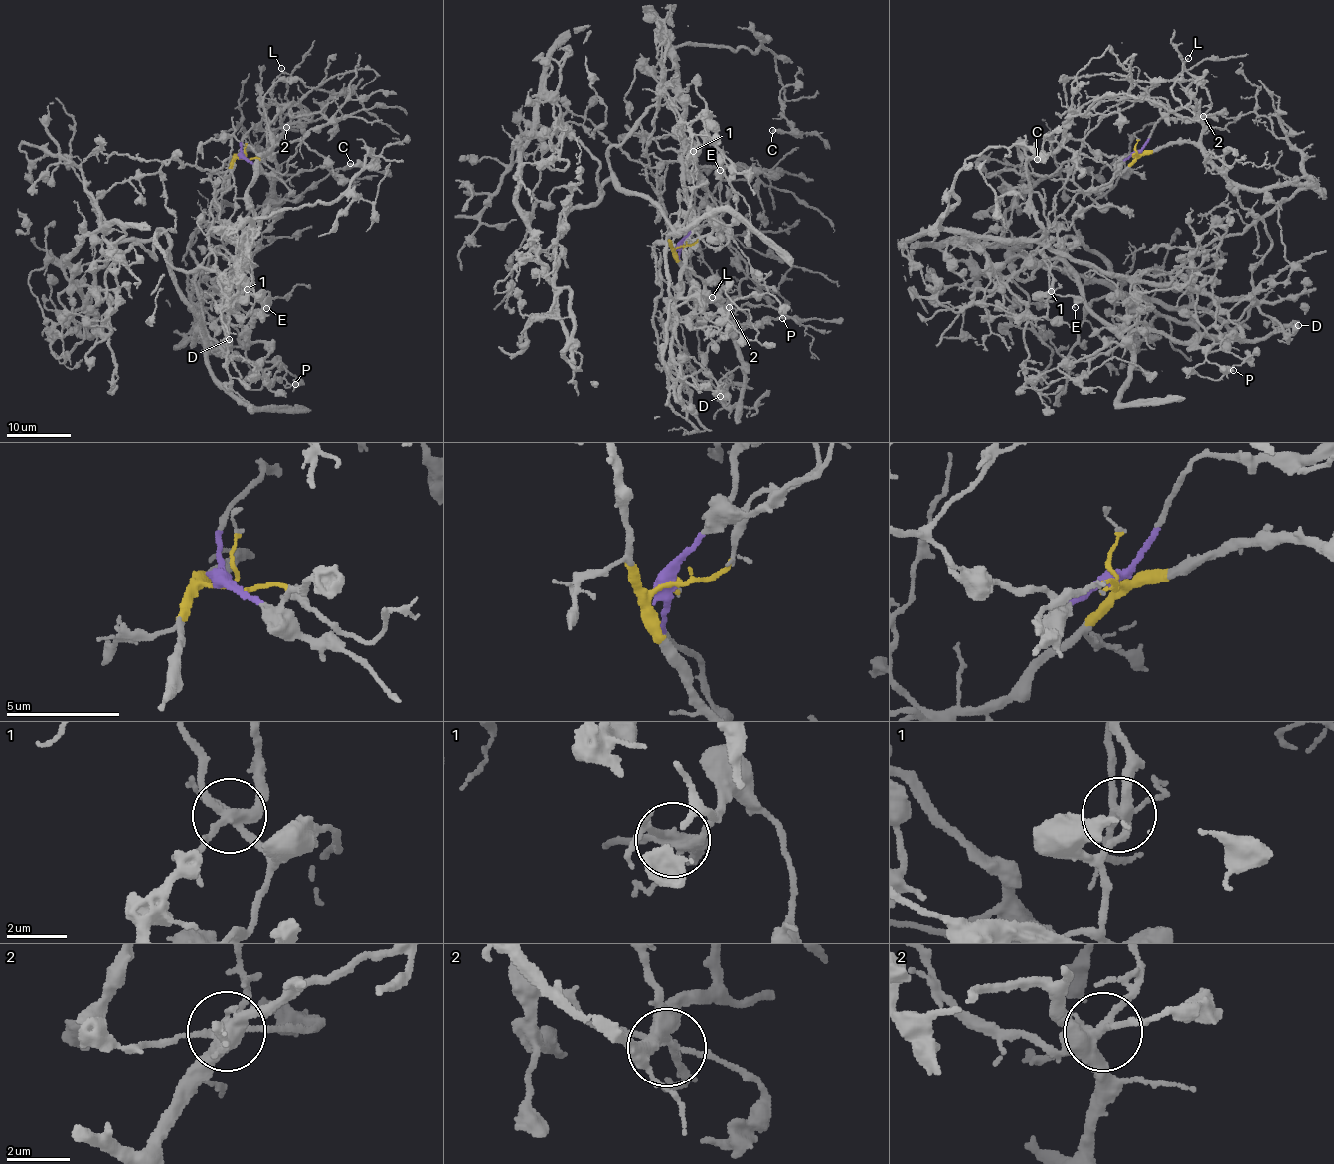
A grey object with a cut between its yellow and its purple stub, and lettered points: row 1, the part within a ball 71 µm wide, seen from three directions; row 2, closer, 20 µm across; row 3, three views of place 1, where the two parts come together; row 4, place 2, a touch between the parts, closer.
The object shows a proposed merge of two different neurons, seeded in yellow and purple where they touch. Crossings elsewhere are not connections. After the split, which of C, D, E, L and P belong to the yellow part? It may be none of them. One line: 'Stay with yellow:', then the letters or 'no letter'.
Stay with yellow: D, E, L, P

